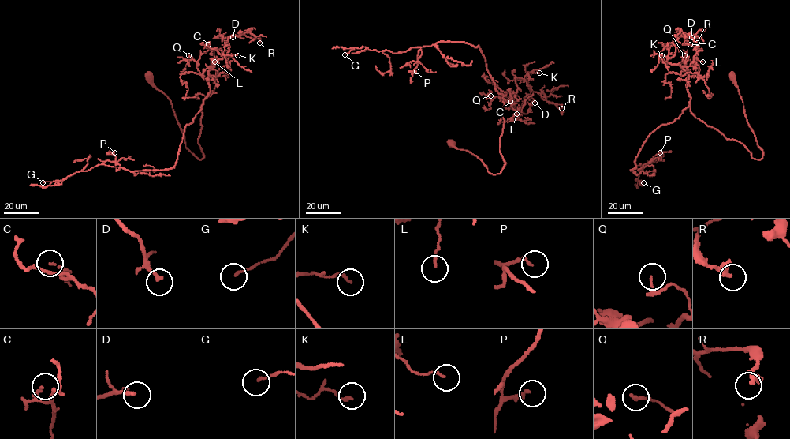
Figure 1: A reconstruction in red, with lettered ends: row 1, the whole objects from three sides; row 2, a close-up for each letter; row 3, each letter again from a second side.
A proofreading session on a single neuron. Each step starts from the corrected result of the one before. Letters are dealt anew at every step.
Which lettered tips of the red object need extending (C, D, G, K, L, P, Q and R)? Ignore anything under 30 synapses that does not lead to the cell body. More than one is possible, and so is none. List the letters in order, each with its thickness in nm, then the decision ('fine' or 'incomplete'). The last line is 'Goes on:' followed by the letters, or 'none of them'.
C: calibre 110 nm; fine
D: calibre 190 nm; fine
G: calibre 120 nm; fine
K: calibre 150 nm; fine
L: calibre 130 nm; fine
P: calibre 170 nm; fine
Q: calibre 70 nm; fine
R: calibre 360 nm; fine
Goes on: none of them

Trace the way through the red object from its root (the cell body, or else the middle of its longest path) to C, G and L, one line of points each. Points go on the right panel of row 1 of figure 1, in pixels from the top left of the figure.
C: (732, 76), (762, 151), (761, 159), (691, 110), (687, 68), (698, 50), (690, 44)
G: (732, 76), (762, 158), (753, 159), (687, 106), (641, 148), (630, 170), (641, 164), (635, 179), (643, 182)
L: (732, 76), (762, 151), (761, 159), (691, 110), (687, 68), (695, 58), (702, 61)

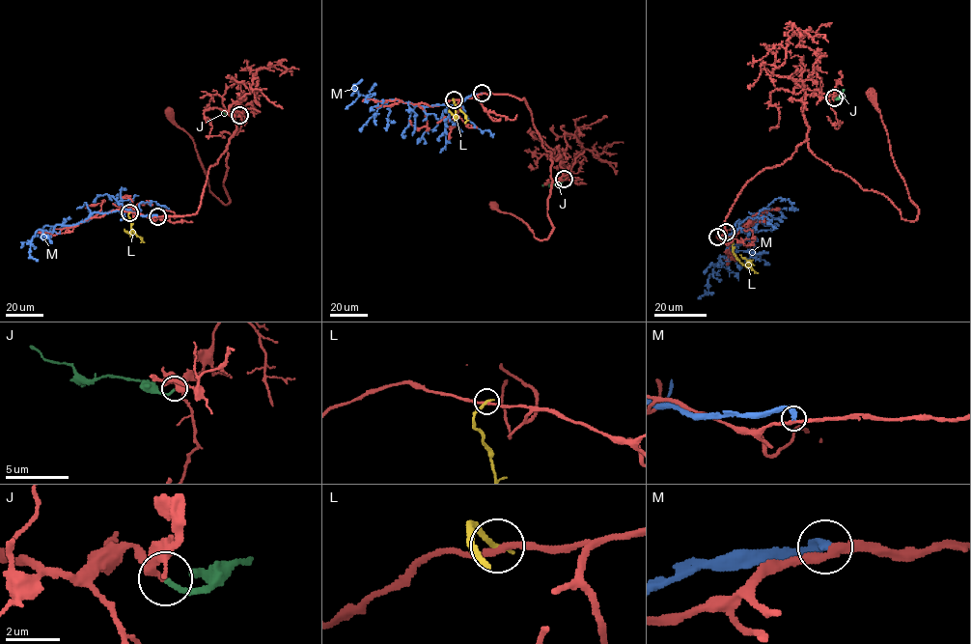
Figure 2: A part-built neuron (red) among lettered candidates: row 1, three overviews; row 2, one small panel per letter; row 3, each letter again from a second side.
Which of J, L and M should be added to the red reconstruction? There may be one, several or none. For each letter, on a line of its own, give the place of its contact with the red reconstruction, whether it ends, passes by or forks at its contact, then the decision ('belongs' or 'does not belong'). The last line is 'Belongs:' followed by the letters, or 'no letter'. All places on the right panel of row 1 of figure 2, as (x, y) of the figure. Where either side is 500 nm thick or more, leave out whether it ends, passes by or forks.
J: (834, 98) | it ends | belongs
L: (726, 232) | it ends | does not belong
M: (717, 237) | it ends | does not belong
Belongs: J

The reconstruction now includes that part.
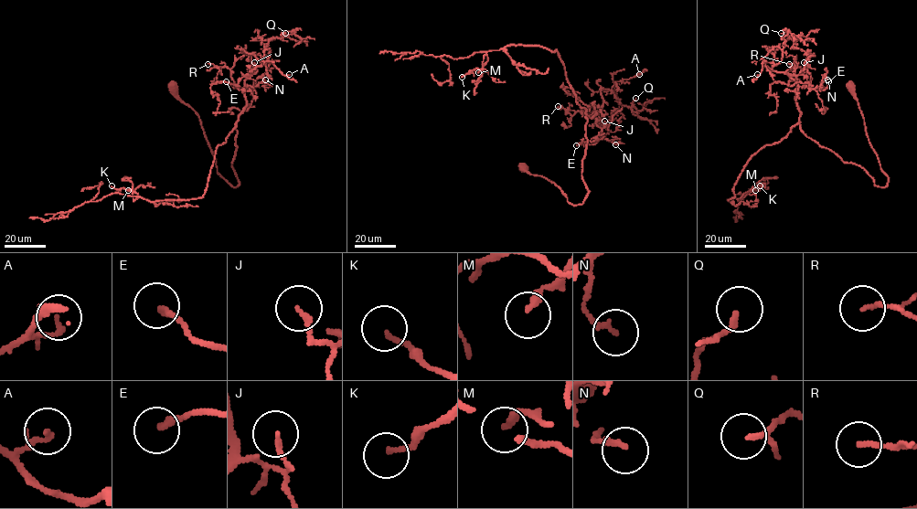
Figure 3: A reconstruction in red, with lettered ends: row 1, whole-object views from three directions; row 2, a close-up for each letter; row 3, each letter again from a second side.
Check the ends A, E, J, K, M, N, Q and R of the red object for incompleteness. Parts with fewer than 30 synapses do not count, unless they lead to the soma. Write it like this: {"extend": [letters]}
{"extend": []}

